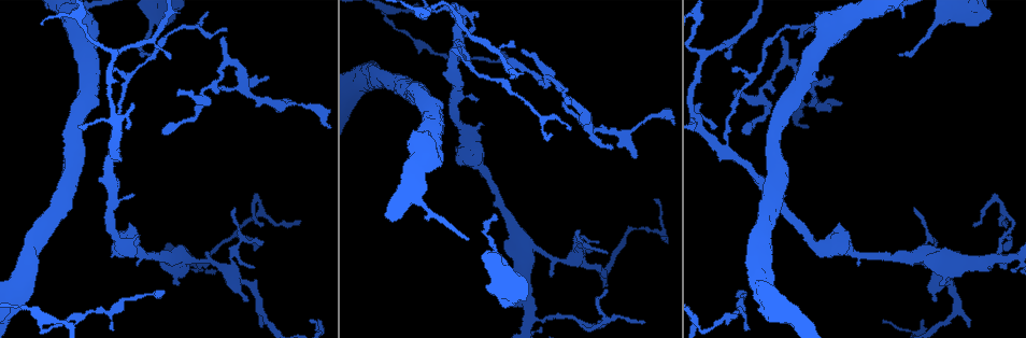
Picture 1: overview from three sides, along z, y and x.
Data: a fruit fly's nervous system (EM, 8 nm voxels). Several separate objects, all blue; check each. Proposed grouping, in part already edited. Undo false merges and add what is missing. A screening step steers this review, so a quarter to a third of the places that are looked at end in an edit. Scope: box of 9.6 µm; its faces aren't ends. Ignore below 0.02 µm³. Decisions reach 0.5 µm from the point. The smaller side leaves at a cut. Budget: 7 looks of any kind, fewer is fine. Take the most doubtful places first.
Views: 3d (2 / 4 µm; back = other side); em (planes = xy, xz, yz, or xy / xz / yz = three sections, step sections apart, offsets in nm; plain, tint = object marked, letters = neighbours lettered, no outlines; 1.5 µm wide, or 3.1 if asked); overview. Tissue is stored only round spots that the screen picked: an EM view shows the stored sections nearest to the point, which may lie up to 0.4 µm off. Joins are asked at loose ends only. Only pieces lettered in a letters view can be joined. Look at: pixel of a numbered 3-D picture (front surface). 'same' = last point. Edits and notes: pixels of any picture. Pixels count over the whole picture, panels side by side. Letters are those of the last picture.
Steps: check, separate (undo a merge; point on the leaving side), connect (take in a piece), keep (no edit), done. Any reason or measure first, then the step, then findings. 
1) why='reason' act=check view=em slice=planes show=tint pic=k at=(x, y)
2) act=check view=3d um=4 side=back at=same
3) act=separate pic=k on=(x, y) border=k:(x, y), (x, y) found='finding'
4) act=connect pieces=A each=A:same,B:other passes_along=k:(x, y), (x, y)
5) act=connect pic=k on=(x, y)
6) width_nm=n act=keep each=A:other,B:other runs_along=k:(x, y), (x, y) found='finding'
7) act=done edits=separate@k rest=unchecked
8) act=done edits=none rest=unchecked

why='free end' act=check view=em slice=xz step=8 show=letters pic=1 at=(931, 299)

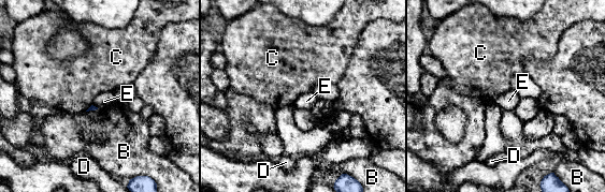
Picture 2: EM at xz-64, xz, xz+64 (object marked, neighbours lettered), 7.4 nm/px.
act=check view=em slice=planes show=letters at=same

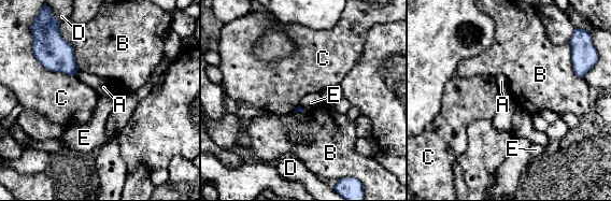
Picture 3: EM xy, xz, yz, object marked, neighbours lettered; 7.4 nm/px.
longest_contact=C:340nm act=keep each=A:other,B:other,C:other,D:other,E:other border=3:(34, 56), (45, 68), (74, 76) found='none of them fits'

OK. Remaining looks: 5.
act=check view=em slice=planes show=tint pic=1 at=(657, 114)

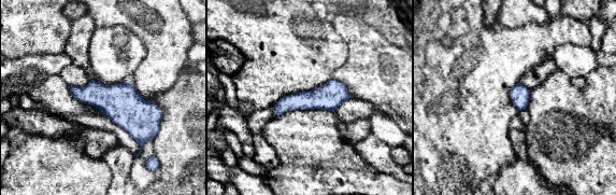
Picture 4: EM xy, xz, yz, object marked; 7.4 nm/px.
why='see the neighbours' act=check view=em slice=planes show=letters at=same

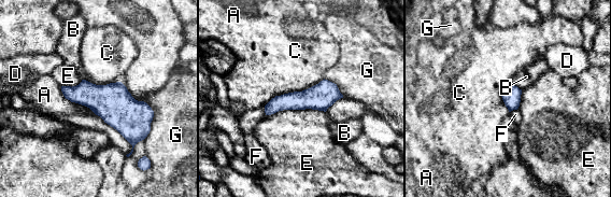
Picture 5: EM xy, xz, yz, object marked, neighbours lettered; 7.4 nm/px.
act=keep each=A:other,B:other,C:other,D:other,E:other,F:other,G:other runs_along=5:(338, 95), (279, 102), (267, 110) found='continuous, no second neuron'

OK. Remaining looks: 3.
why='an open end' act=check view=em slice=planes show=letters pic=1 at=(223, 39)

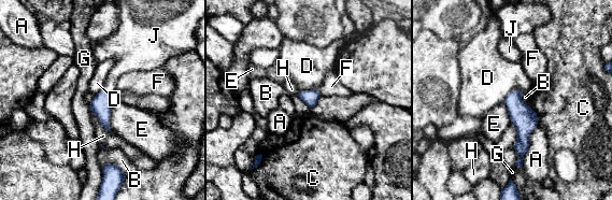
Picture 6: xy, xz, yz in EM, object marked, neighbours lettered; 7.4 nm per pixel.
act=connect pieces=J each=A:other,B:other,C:other,D:other,E:other,F:other,G:other,H:other,J:same passes_along=6:(101, 105), (109, 91), (124, 62) found='the neuron continues'

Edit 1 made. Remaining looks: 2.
act=done edits=connect@6 rest=unchecked

